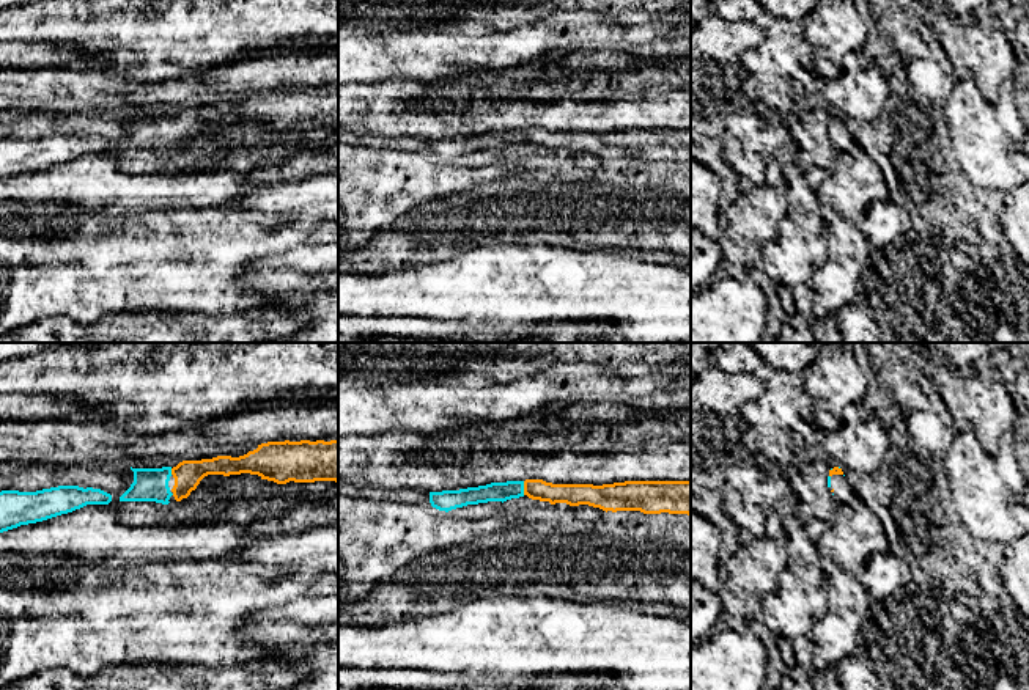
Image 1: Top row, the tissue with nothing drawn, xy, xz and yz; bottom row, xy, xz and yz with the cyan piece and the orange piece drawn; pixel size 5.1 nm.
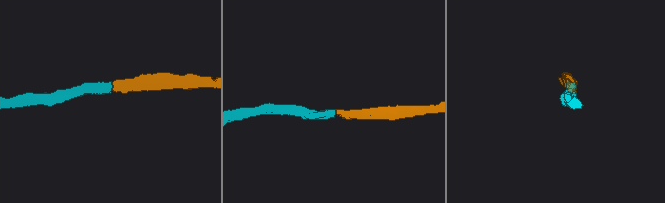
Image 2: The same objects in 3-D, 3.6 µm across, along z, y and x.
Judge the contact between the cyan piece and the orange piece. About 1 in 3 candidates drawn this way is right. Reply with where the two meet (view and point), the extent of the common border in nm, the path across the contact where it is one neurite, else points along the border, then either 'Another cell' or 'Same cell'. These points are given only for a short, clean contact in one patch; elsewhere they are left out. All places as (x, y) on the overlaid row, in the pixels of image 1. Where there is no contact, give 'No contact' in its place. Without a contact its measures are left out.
Touches cyan at xz (523, 488). Shared border 70 nm. Path across: xz (512, 489), (523, 488), (537, 489). Same cell

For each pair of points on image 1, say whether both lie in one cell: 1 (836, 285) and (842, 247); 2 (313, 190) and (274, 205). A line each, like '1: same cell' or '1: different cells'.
1: same cell
2: same cell

